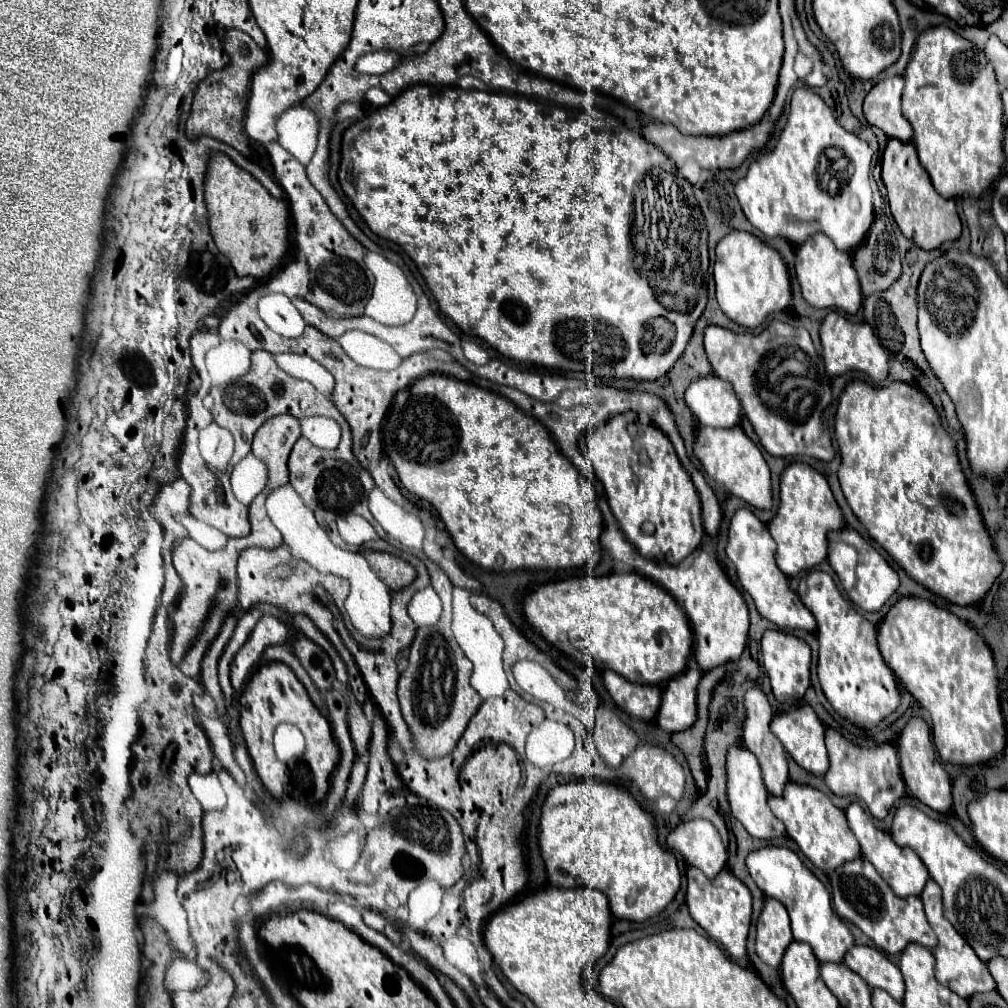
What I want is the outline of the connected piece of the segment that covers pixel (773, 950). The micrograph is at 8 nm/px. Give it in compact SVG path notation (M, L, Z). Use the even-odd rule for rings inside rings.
M767 898L757 922L757 956L765 964L777 968L791 940L793 936L785 906L781 906L781 902L775 898Z

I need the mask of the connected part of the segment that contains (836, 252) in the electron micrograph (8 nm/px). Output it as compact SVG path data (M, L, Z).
M823 232L811 236L801 246L797 246L795 270L797 270L801 294L807 300L807 304L815 308L841 308L849 314L855 314L859 310L863 302L863 294L859 288L857 272L851 264L851 256L849 252L841 252L837 246L833 246L833 240Z

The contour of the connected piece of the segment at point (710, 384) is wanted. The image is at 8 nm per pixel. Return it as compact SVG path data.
M713 374L695 378L685 390L685 402L703 426L729 428L735 426L741 416L741 404L733 386Z

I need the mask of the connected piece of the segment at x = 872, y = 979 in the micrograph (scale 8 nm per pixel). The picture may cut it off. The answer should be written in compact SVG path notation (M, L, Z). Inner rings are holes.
M853 946L845 954L845 964L855 974L859 974L871 988L881 988L881 990L889 992L891 998L901 1002L901 996L903 996L901 972L877 948Z

